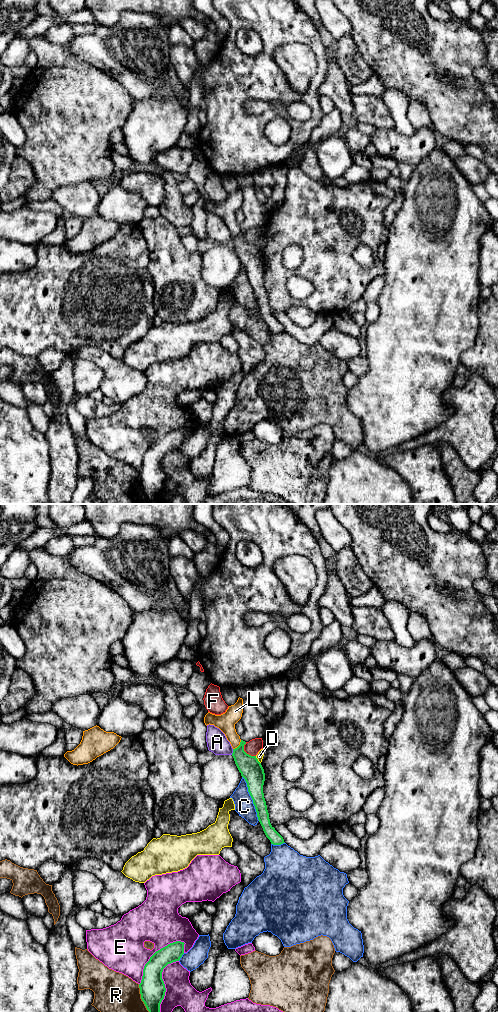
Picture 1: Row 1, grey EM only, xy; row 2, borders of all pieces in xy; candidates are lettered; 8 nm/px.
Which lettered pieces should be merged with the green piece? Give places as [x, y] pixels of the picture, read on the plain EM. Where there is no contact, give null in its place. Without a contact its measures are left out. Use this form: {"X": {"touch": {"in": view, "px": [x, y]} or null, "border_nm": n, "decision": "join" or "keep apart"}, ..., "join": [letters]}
{"A": {"touch": {"in": "xy", "px": [233, 240]}, "border_nm": 50, "decision": "keep apart"}, "C": {"touch": {"in": "xy", "px": [251, 285]}, "border_nm": 380, "decision": "keep apart"}, "D": {"touch": {"in": "xy", "px": [257, 248]}, "border_nm": 80, "decision": "keep apart"}, "E": {"touch": {"in": "xy", "px": [154, 441]}, "border_nm": 500, "decision": "keep apart"}, "F": {"touch": {"in": "xy", "px": [245, 240]}, "border_nm": 150, "decision": "keep apart"}, "L": {"touch": {"in": "xy", "px": [239, 233]}, "border_nm": 100, "decision": "keep apart"}, "R": {"touch": {"in": "xy", "px": [142, 488]}, "border_nm": 280, "decision": "keep apart"}, "join": []}

